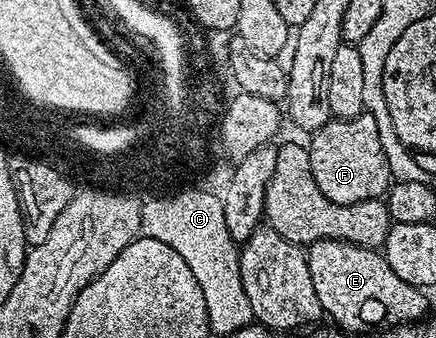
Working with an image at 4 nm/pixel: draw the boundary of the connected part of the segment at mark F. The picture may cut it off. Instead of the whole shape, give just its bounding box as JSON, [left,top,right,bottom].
[309,114,392,204]

